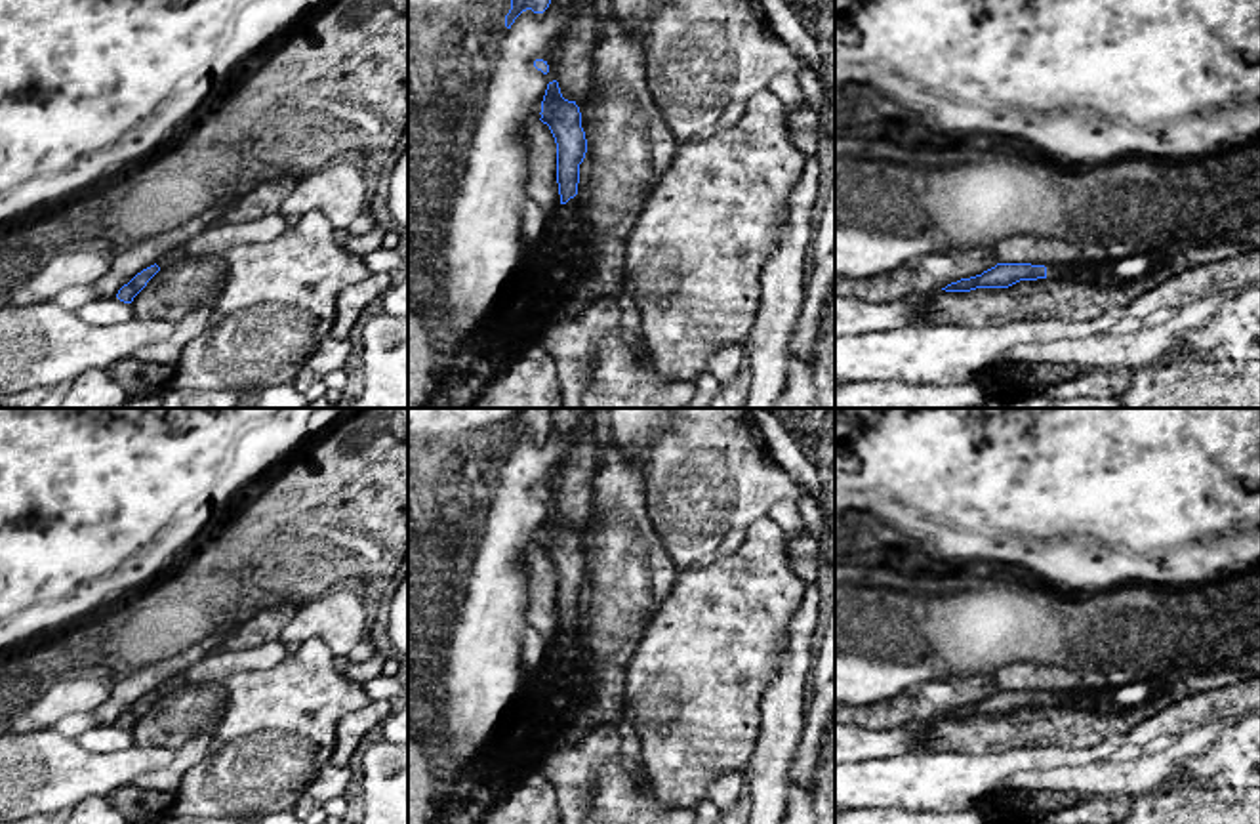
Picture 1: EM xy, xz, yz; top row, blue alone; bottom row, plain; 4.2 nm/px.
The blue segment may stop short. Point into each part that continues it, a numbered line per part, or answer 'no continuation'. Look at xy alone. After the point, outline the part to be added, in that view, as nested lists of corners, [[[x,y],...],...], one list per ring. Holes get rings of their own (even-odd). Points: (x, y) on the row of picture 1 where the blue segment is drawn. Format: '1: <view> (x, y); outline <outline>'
no continuation

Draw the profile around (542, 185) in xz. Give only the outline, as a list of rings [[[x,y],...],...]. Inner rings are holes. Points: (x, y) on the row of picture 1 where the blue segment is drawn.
[[[530,120],[522,126],[522,143],[528,156],[528,195],[549,216],[560,206],[555,137],[547,124],[541,120]]]

